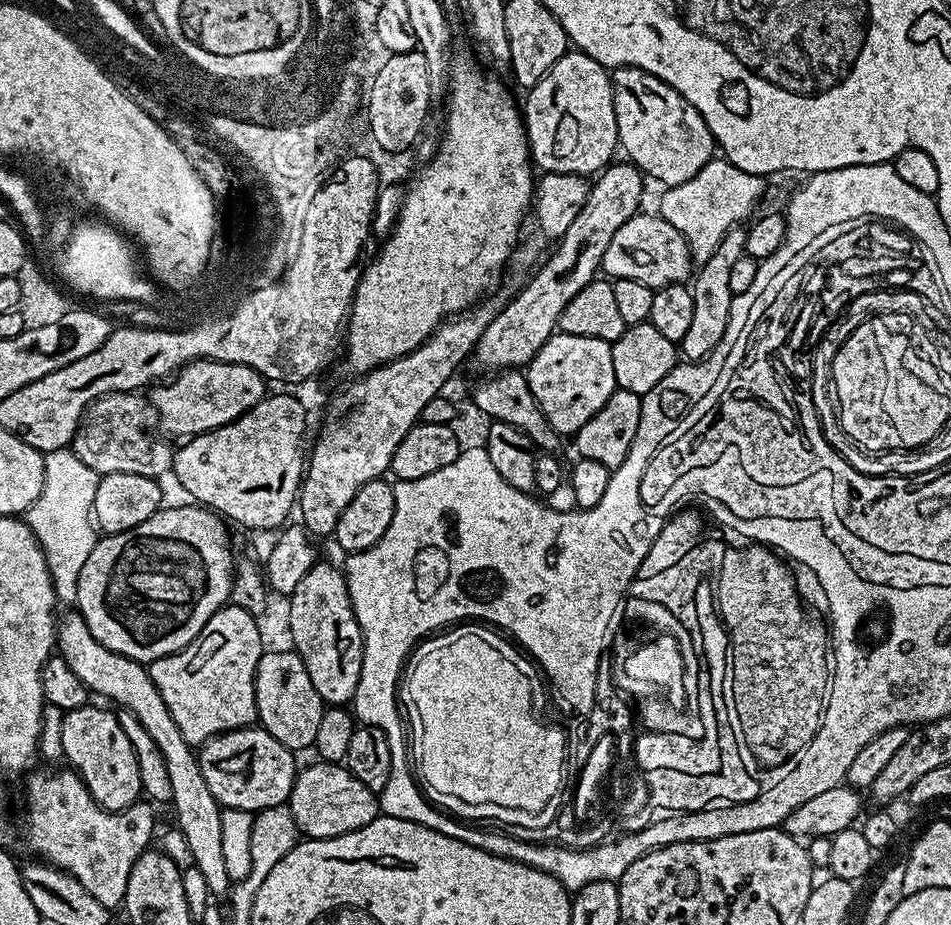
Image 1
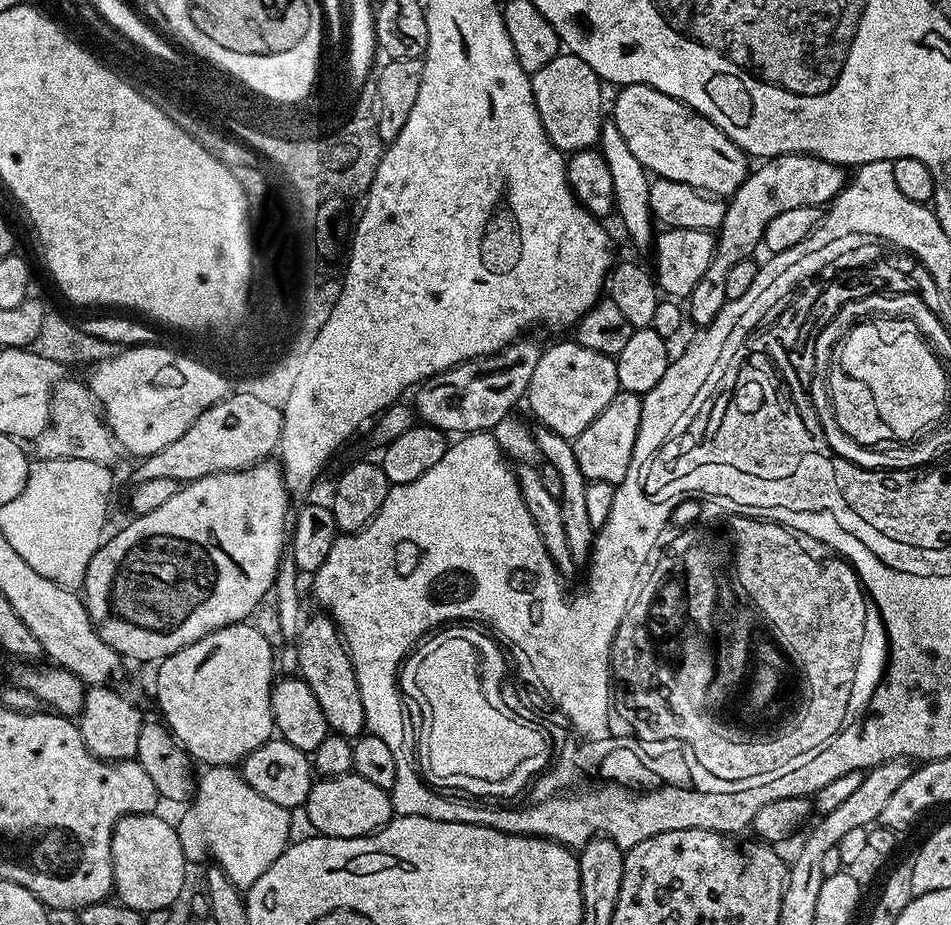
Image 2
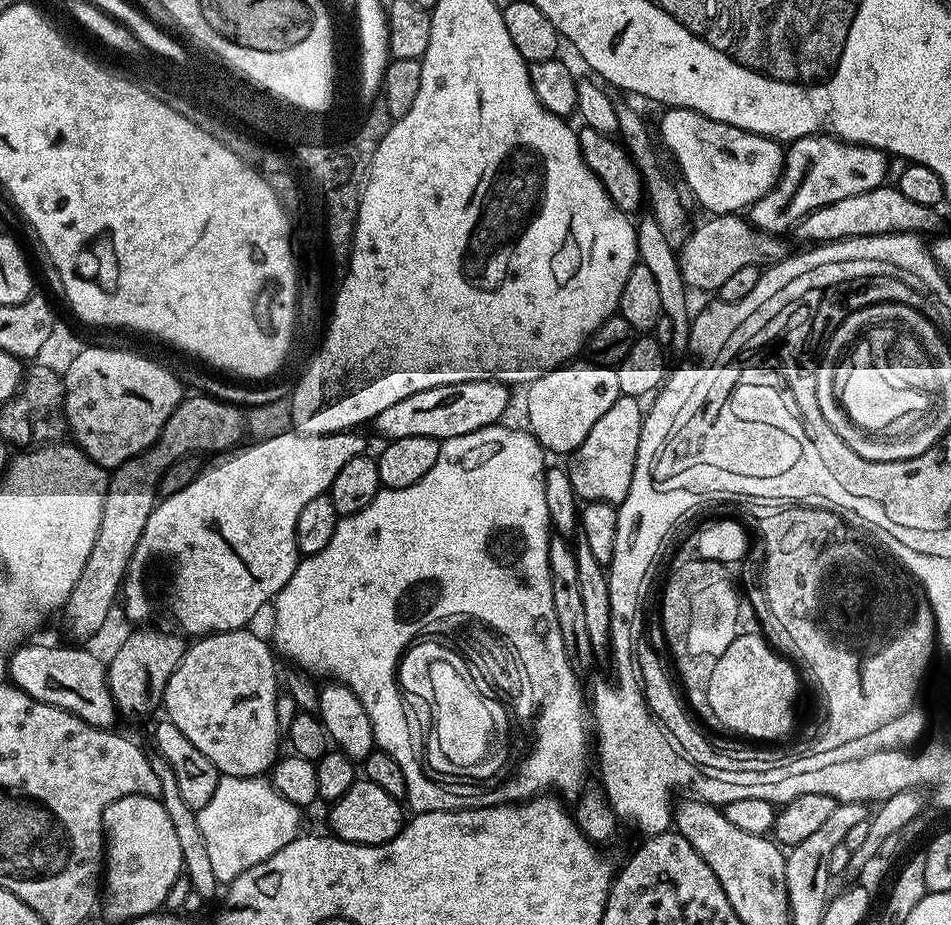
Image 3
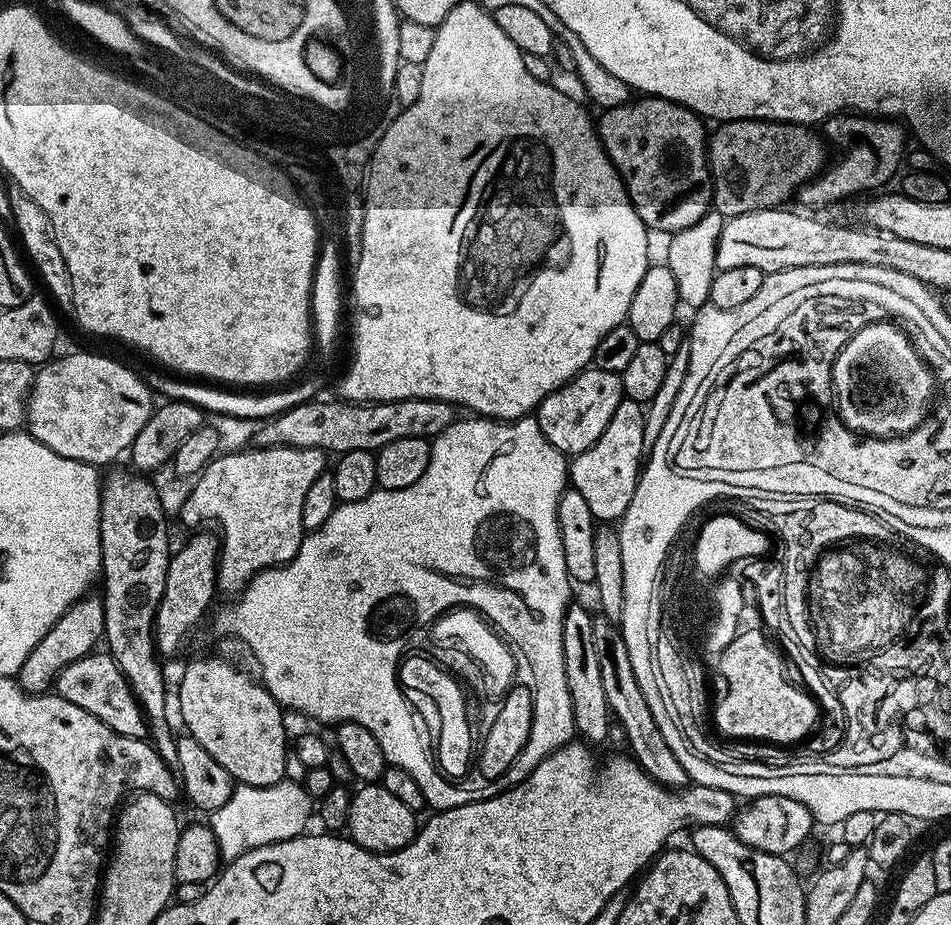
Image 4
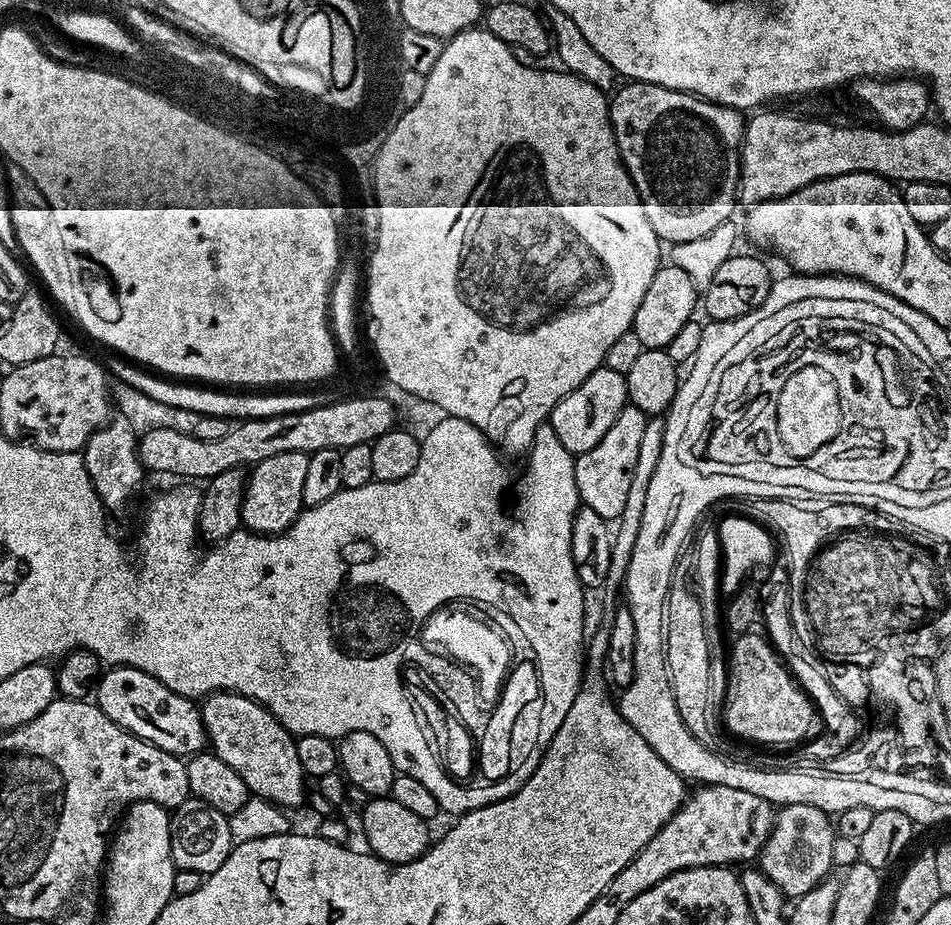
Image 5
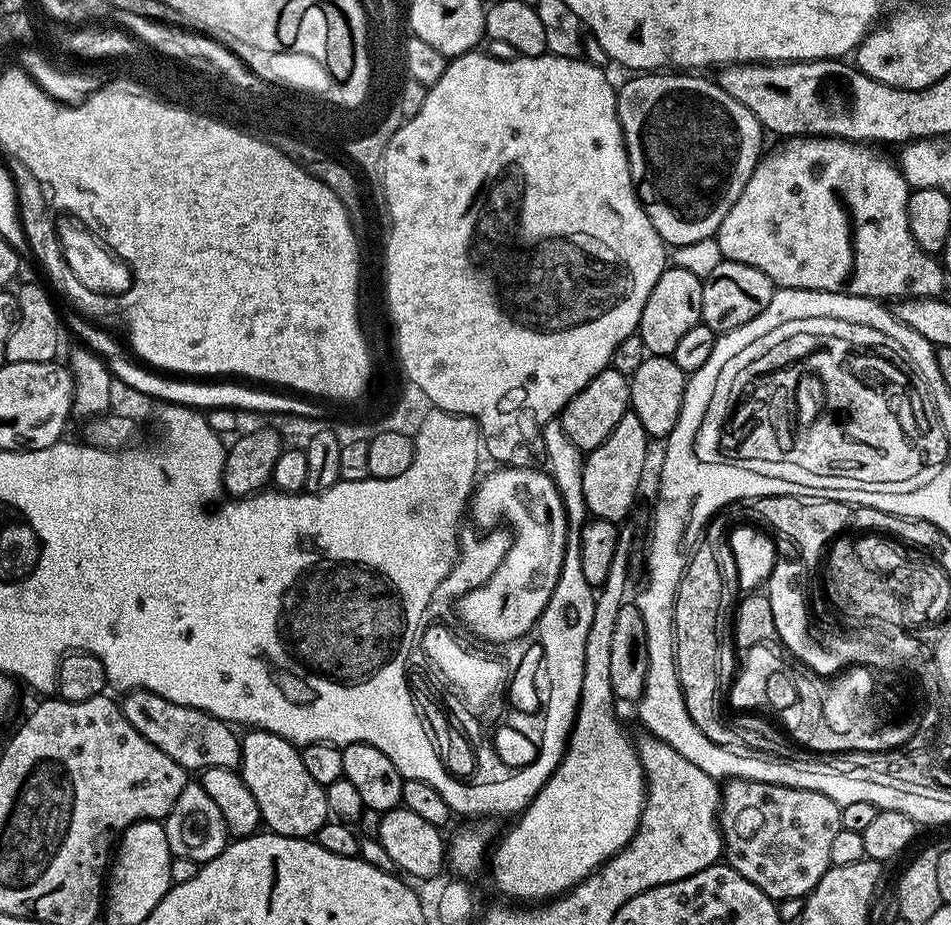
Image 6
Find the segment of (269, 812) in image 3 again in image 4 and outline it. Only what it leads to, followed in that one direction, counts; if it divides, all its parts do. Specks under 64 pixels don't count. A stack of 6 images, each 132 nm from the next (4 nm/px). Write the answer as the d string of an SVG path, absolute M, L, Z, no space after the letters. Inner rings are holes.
M285 778L268 787L237 785L230 801L209 815L208 825L215 835L221 857L229 861L236 860L250 849L293 840L294 837L303 835L311 814L313 817L314 798L299 781Z

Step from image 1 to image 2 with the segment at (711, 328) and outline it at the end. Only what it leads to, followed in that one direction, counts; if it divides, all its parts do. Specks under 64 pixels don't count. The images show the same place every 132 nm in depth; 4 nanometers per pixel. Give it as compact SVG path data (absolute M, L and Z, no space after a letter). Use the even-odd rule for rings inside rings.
M793 152L786 156L774 156L763 161L761 168L753 167L748 177L738 186L736 193L724 206L724 217L715 233L716 249L706 274L698 278L698 286L686 297L686 312L696 326L707 326L718 318L718 314L728 303L726 298L726 274L738 266L738 262L753 259L752 251L761 247L766 226L777 214L794 210L798 206L827 206L835 200L844 188L845 169L831 164L817 156L807 156L804 152Z

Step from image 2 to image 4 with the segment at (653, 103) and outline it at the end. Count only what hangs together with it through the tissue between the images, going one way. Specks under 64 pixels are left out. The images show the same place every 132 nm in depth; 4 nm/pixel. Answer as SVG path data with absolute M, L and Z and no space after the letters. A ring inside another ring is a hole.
M730 120L719 125L720 128L715 133L711 133L708 141L708 162L712 170L714 177L714 183L712 185L712 202L711 207L715 211L721 212L725 218L730 216L737 216L738 214L746 214L750 210L762 210L763 208L775 208L788 202L788 199L793 199L794 193L800 189L803 184L808 183L813 179L825 167L826 159L824 160L824 148L826 144L819 135L815 136L811 127L802 124L786 124L779 120Z

